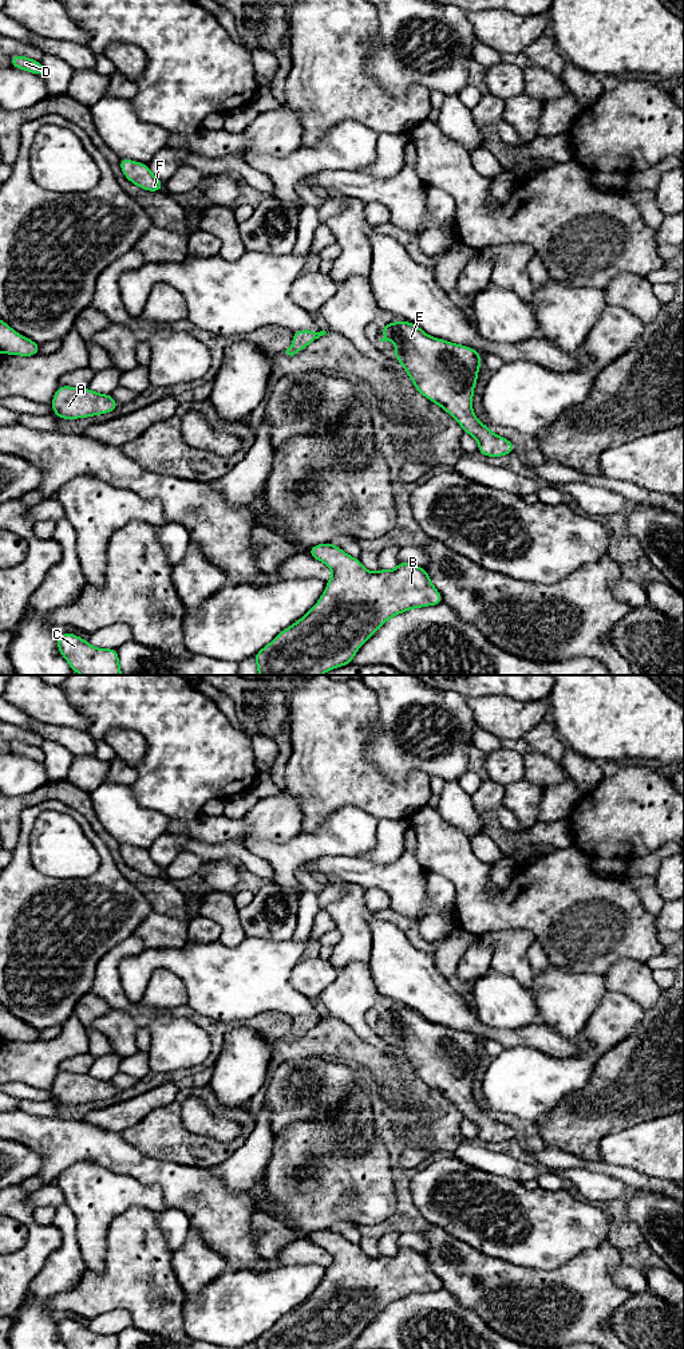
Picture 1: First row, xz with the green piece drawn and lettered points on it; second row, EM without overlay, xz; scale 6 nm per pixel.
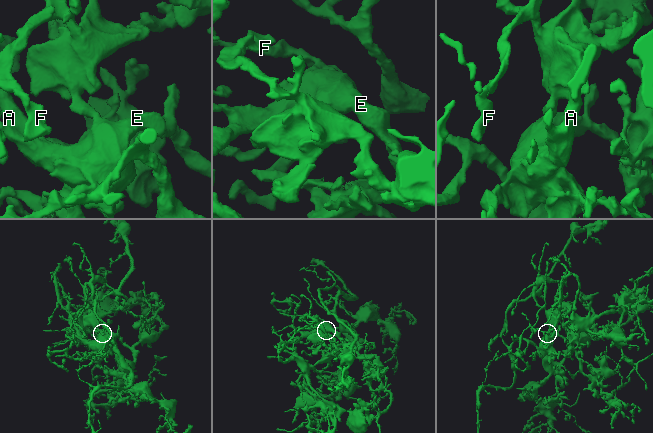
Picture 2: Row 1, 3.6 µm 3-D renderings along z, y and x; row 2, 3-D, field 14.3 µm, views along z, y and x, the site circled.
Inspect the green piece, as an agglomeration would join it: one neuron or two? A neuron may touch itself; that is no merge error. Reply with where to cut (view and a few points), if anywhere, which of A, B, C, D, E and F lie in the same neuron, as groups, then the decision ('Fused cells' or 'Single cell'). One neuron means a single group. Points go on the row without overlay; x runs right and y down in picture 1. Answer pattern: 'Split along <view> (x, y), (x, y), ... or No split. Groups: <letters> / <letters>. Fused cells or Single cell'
No split. Groups: A B C D E F. Single cell

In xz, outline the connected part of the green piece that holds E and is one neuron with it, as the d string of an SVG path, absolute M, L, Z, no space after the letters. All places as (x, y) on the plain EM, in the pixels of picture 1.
M406 1006L386 1010L381 1019L387 1022L380 1027L396 1030L395 1045L402 1049L418 1078L451 1100L463 1117L478 1127L478 1139L501 1143L514 1137L511 1127L491 1119L473 1097L474 1073L482 1049L479 1038L428 1022Z

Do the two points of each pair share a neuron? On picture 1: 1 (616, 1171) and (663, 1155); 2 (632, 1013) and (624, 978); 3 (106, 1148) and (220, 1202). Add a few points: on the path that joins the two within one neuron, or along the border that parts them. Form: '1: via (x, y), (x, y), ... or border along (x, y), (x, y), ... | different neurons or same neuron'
1: border along (600, 1160), (631, 1167), (656, 1179) | different neurons
2: border along (608, 989), (624, 993), (645, 1010) | different neurons
3: via (134, 1164), (192, 1188) | same neuron

